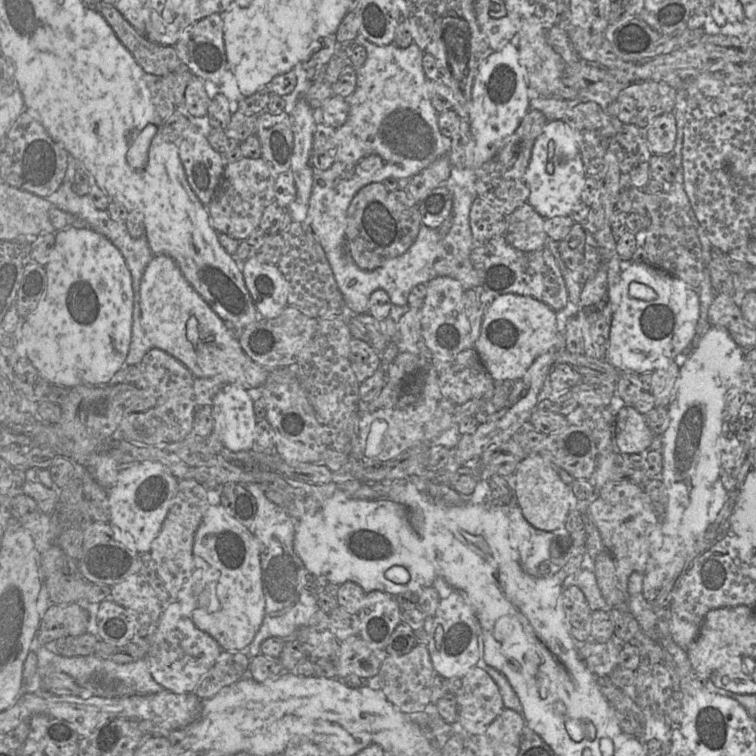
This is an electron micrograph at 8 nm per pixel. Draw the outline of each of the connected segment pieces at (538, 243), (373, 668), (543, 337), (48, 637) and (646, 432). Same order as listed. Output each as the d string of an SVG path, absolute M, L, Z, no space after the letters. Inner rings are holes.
M528 202L523 203L508 216L507 243L525 252L544 247L549 239L544 220Z
M359 635L351 636L340 642L340 653L335 666L337 678L354 674L369 678L378 674L386 653L371 648Z
M514 293L497 296L485 311L476 350L488 374L495 382L518 380L534 360L558 342L556 311L545 303Z
M77 603L52 604L41 618L34 647L45 646L64 636L86 633L88 613Z
M618 403L615 416L614 444L625 455L645 454L654 434L645 421L645 416L633 405Z

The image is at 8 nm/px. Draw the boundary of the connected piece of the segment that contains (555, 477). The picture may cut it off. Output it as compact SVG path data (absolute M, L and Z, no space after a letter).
M530 454L518 465L514 479L514 500L521 508L525 519L533 527L543 531L562 531L570 511L569 486L562 481L556 467L540 454Z

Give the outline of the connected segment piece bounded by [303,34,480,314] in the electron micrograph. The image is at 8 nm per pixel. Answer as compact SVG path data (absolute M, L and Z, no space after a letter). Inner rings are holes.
M361 34L354 42L366 49L367 58L362 66L356 68L356 87L346 99L348 118L336 129L335 161L325 171L314 170L308 212L303 221L324 249L346 307L354 314L368 313L369 298L377 289L385 290L392 304L405 306L413 287L439 276L458 280L465 290L479 287L480 272L470 260L475 241L469 216L476 196L459 184L454 185L453 224L445 237L440 237L436 228L421 224L417 238L405 253L372 271L360 269L349 254L347 211L361 188L394 177L398 188L406 189L412 176L441 156L449 157L449 137L439 131L439 113L431 103L430 80L423 70L424 52L414 42L406 48L394 43L376 45Z

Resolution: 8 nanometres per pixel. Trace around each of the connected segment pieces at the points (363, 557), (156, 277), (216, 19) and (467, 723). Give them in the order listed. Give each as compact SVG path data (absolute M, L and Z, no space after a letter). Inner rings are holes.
M337 491L332 497L327 499L319 510L310 517L303 517L296 521L294 550L301 559L304 567L309 573L314 575L323 575L328 581L342 584L346 581L358 583L363 590L368 593L373 590L381 590L393 596L399 596L405 593L418 593L421 589L433 586L435 579L440 576L440 551L431 542L426 541L414 529L410 519L410 513L405 506L388 499L358 499L347 496L343 491Z
M153 255L147 264L140 283L140 309L142 327L153 347L179 360L194 376L241 385L250 394L266 382L269 371L246 355L225 321L193 289L171 257Z
M210 13L195 22L182 33L174 47L178 58L194 75L203 80L203 82L212 82L218 86L220 85L224 73L229 70L223 43L223 13Z
M472 667L456 693L458 726L469 735L480 735L501 714L503 700L496 683L481 667Z

